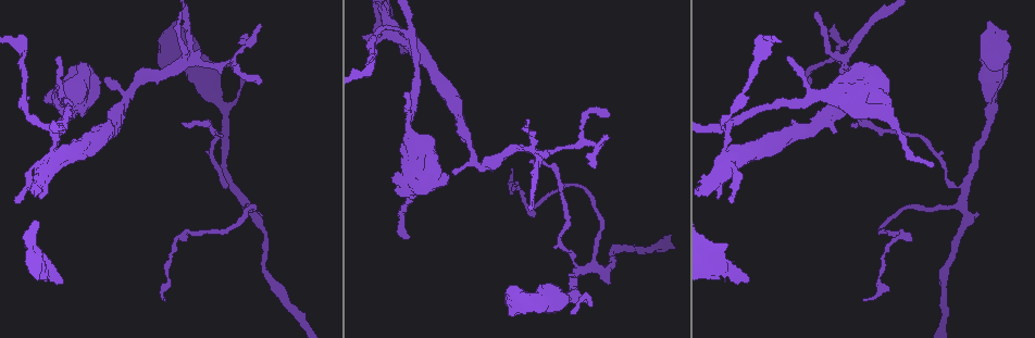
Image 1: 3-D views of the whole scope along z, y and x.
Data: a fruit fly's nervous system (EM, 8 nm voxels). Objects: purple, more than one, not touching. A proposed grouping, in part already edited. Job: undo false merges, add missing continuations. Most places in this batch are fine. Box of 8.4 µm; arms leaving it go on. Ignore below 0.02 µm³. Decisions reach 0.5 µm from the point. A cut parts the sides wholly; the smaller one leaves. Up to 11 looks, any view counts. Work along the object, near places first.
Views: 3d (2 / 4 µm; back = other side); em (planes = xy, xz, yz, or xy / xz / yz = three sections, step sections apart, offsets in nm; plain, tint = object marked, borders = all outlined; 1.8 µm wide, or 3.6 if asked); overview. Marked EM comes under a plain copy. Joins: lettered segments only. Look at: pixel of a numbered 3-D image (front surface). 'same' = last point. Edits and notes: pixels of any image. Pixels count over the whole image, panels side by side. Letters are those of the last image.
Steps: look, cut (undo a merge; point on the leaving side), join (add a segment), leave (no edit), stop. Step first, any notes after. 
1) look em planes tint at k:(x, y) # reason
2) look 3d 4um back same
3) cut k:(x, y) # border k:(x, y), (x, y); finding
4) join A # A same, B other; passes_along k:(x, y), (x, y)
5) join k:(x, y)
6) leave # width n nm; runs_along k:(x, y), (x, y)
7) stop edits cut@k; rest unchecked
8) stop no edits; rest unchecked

look em xz step 16 borders at 1:(57, 281) # an open end

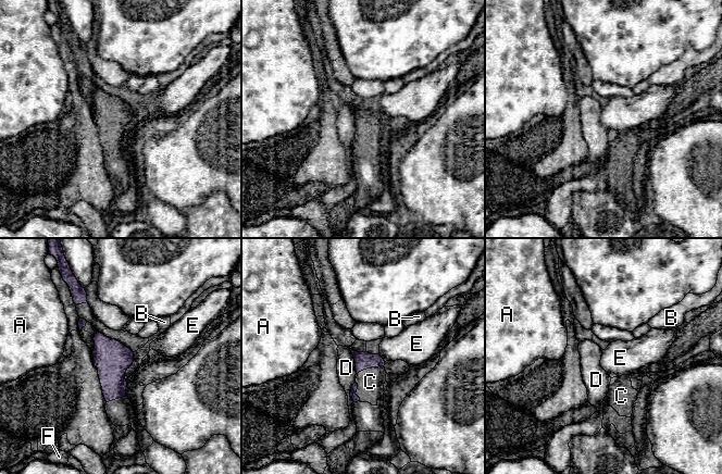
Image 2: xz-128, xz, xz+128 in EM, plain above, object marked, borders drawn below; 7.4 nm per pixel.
look em planes borders same # cut it another way

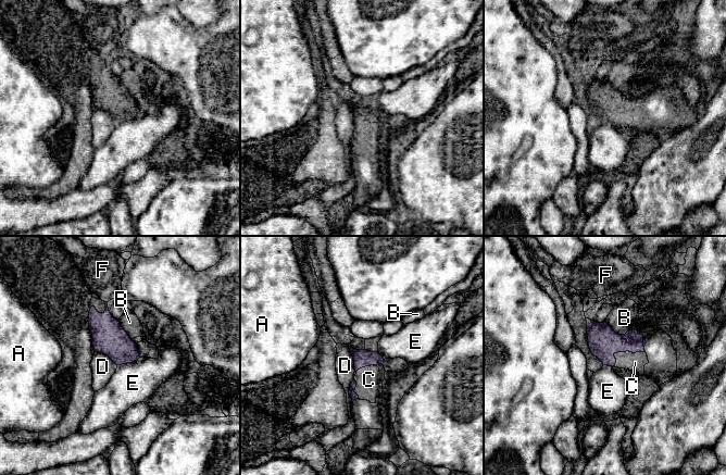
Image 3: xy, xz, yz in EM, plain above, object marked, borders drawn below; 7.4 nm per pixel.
join C # A other, B other, C same, D other, E other, F other; passes_along 3:(603, 341), (624, 351), (635, 362); it goes on there

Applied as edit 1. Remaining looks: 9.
look overview # redraw

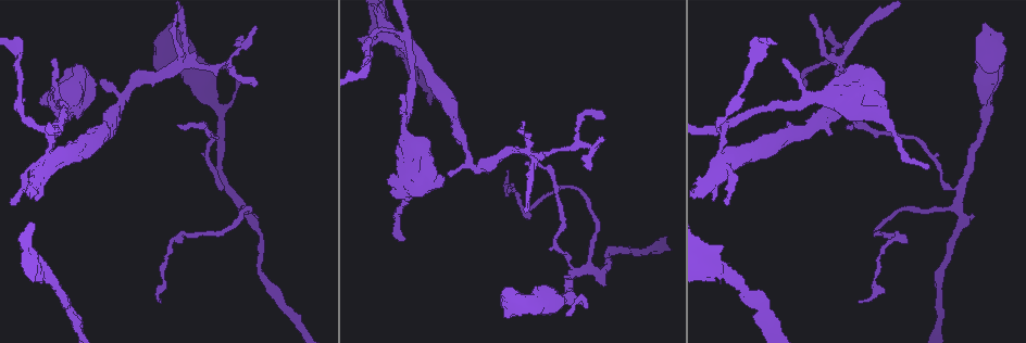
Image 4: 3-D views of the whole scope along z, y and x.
look em planes borders at 4:(402, 34) # abrupt turn

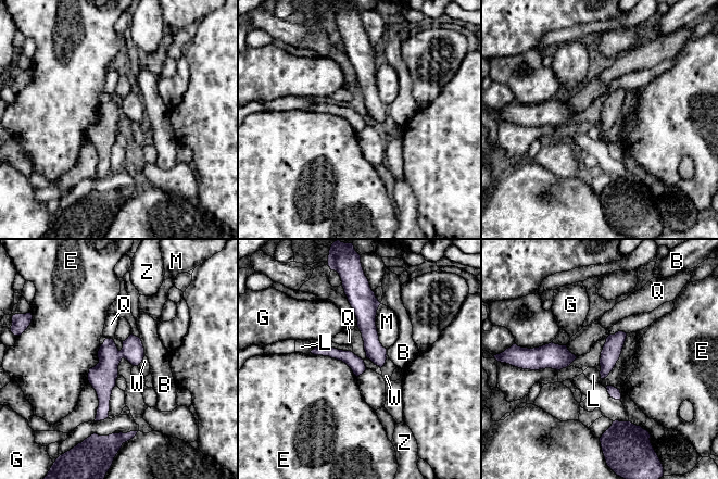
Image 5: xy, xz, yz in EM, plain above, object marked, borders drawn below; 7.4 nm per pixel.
cut 5:(102, 377) # width 140 nm; B other, E other, G other, L other, M other, Q other, W other, Z other; part_leaving 5:(110, 341), (98, 417); a second neuron is stuck on

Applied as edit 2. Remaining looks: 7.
look overview

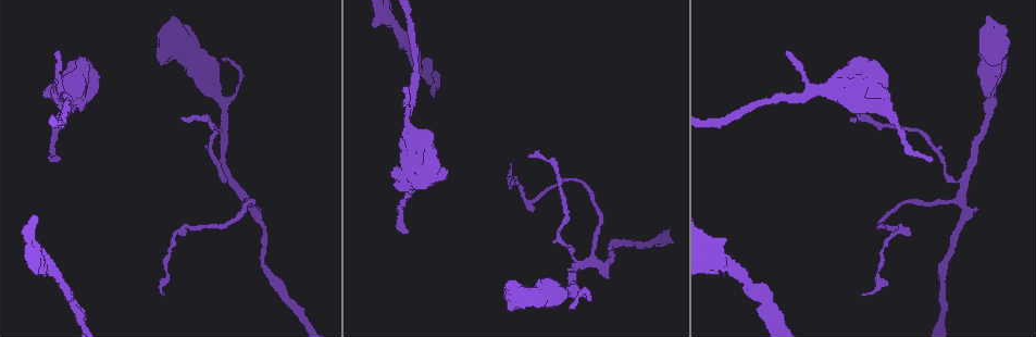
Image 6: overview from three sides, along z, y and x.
look 3d 2um at 6:(512, 164) # branch stops here

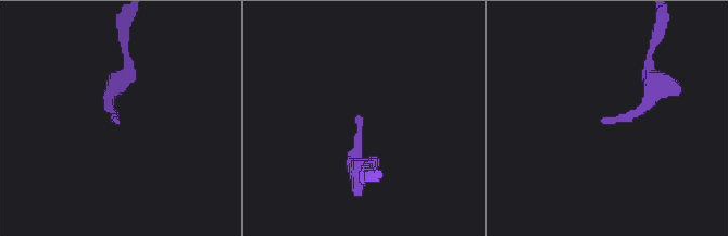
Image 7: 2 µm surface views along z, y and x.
look em xy step 4 borders at 7:(604, 121) # shape alone is not enough

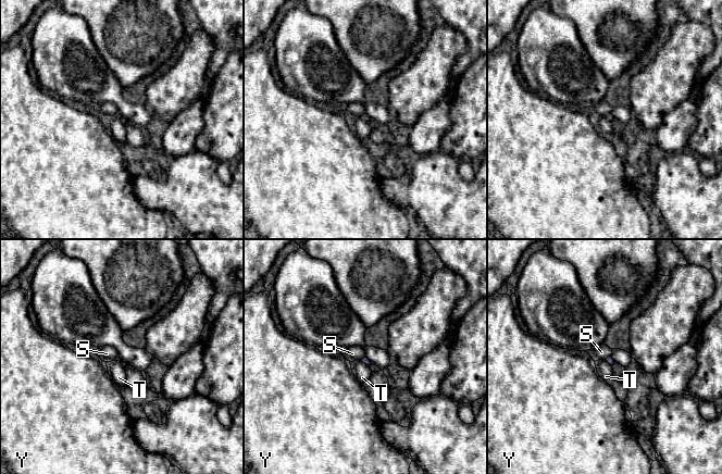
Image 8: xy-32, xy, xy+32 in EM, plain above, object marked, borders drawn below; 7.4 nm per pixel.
look em planes borders same # cut it another way

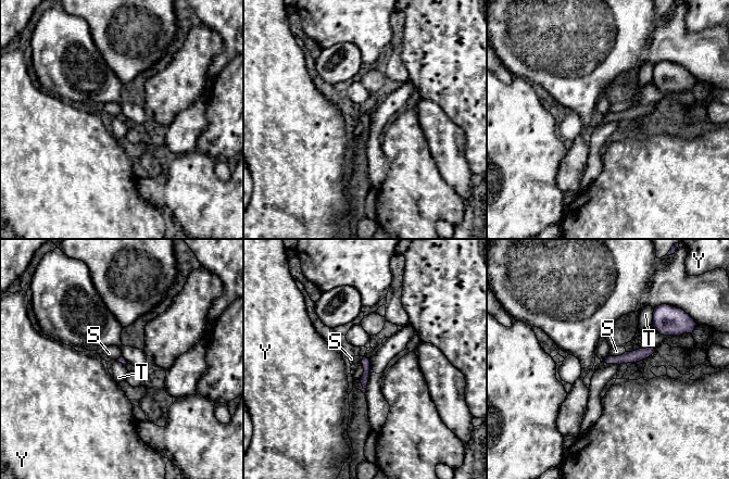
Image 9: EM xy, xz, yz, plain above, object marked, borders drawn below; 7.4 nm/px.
leave # S other, T other, Y other; border 9:(364, 355), (363, 375), (359, 379); no lettered segment goes on from it

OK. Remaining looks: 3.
look 3d 2um at 6:(528, 157) # thin end

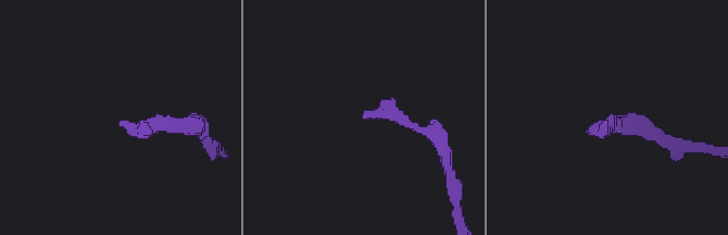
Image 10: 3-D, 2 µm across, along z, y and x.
look em planes borders at 10:(606, 122) # now the EM

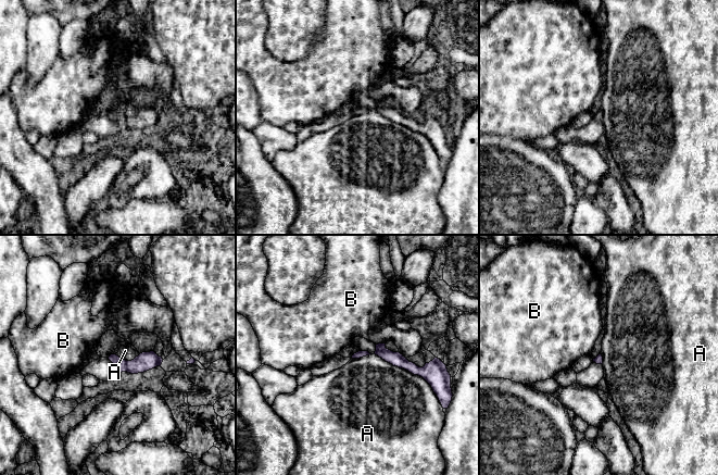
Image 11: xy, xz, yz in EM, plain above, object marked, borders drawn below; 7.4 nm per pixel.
leave # longest_contact A 460 nm; A other, B other; none of them fits

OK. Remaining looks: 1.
stop edits join@3, cut@5; rest unchecked

